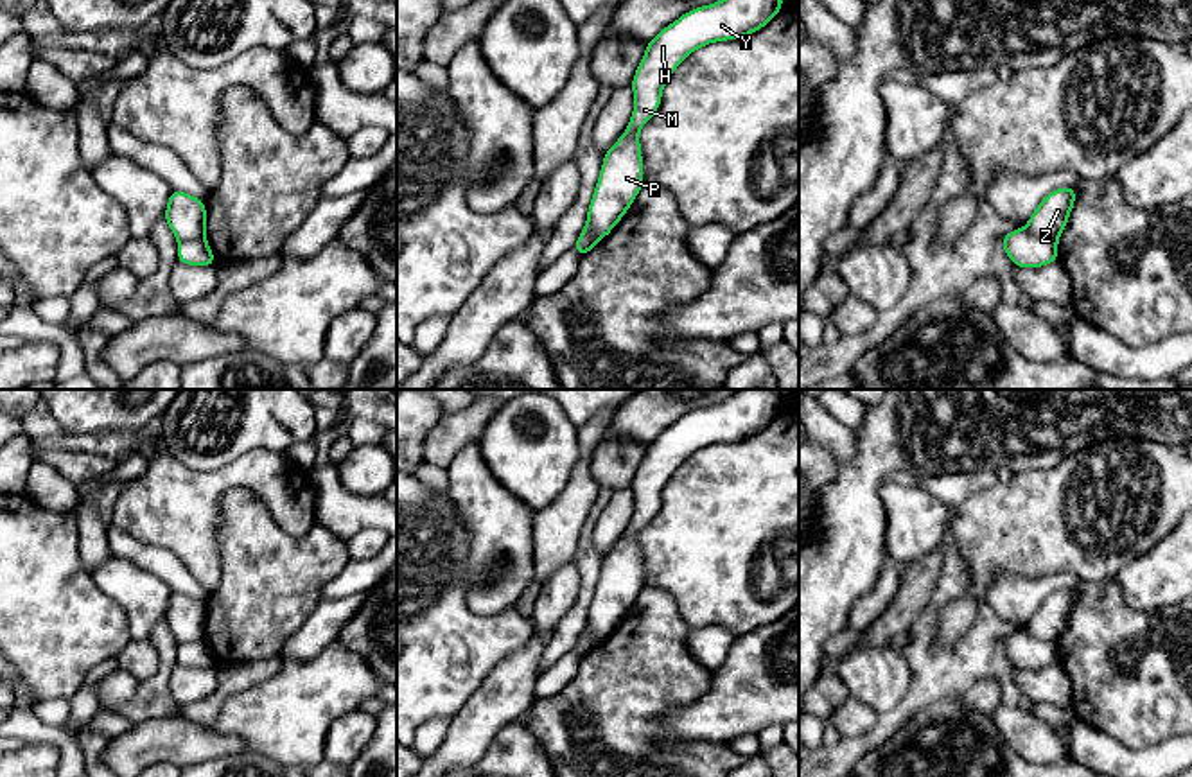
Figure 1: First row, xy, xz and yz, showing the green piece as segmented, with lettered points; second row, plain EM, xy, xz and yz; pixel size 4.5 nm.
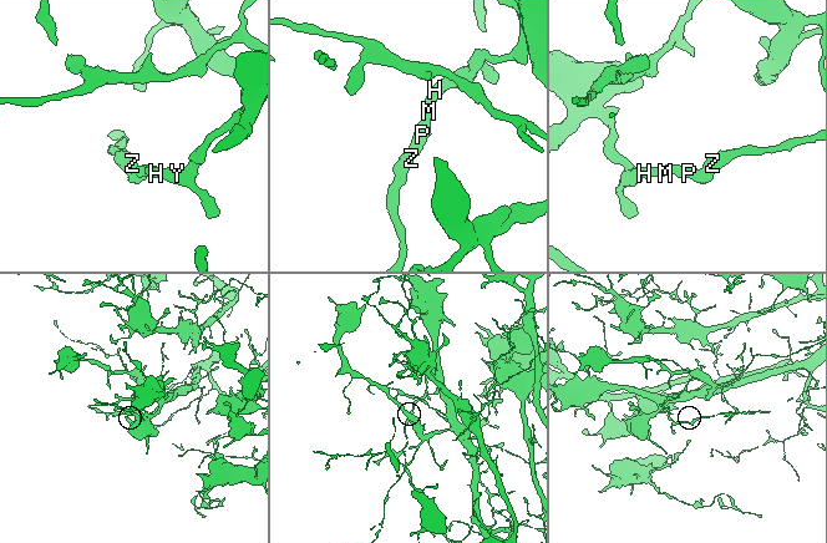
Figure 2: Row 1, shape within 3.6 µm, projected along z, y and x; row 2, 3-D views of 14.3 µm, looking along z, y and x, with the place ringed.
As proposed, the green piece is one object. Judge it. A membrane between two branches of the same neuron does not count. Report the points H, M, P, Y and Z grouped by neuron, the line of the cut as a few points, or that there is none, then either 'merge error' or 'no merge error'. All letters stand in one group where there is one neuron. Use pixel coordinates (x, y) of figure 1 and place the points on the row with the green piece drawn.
groups H M P Y / Z; cut yz (1025, 228), (1054, 243); merge error

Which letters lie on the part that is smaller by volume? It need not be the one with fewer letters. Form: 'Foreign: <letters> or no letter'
Foreign: Z

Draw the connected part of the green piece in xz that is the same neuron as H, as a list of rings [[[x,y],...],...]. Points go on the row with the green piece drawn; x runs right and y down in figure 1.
[[[722,0],[682,14],[646,43],[646,54],[630,84],[635,108],[623,136],[605,153],[601,174],[589,206],[587,228],[603,239],[630,208],[643,187],[639,127],[661,106],[661,92],[680,61],[711,43],[759,31],[784,0]]]

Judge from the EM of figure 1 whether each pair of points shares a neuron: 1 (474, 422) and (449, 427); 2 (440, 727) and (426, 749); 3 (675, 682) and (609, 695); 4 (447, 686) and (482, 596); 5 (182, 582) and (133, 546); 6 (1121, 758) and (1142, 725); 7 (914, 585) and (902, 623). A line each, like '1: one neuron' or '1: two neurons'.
1: one neuron
2: one neuron
3: one neuron
4: two neurons
5: one neuron
6: two neurons
7: one neuron

